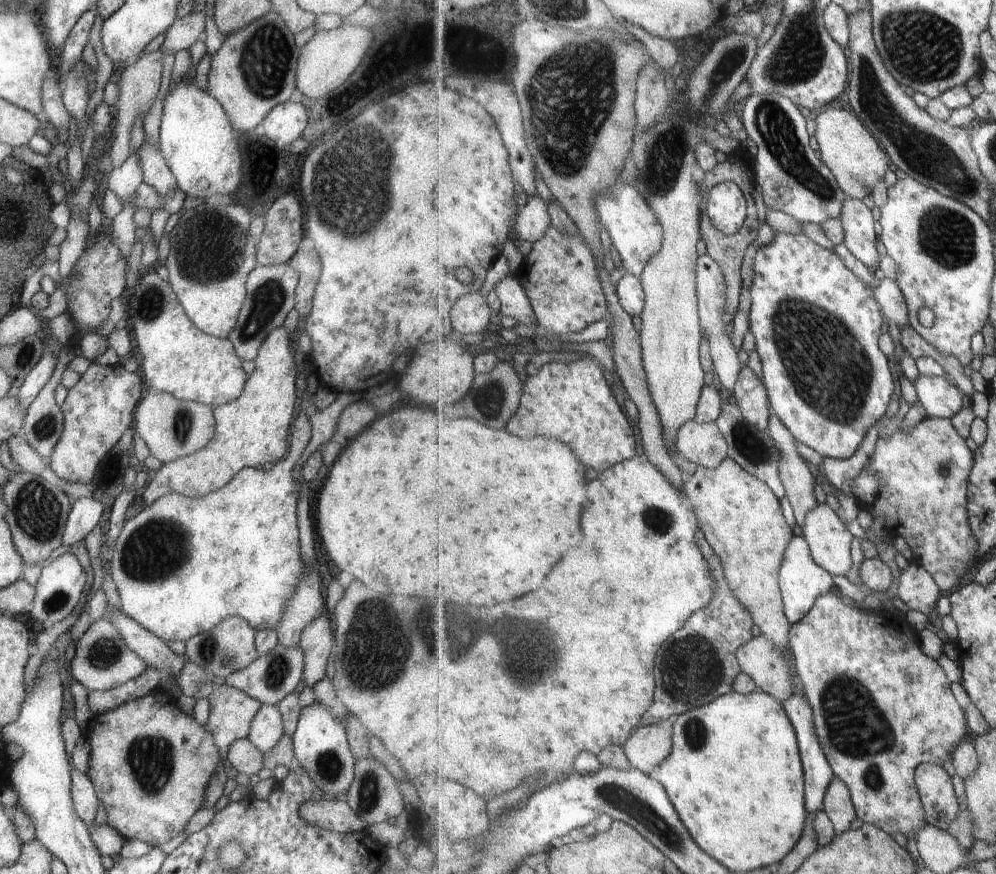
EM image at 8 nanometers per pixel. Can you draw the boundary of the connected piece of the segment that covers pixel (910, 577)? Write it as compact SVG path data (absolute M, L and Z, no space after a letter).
M911 562L910 567L906 571L902 571L901 578L897 580L898 586L898 597L907 603L910 609L922 612L926 616L931 614L931 610L936 606L937 600L941 597L942 588L935 582L934 576L918 562Z

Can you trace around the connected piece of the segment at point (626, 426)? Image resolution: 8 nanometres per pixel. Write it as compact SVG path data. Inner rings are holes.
M559 352L551 359L545 360L536 375L529 375L524 383L524 395L517 414L509 421L509 432L521 438L537 436L537 434L555 434L575 454L587 468L599 472L607 470L620 462L625 462L637 456L637 440L629 418L619 408L610 384L605 380L605 372L593 362L591 356L579 357L575 352Z

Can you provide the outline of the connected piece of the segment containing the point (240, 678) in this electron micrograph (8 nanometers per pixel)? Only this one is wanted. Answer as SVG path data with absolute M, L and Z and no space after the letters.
M277 643L268 653L258 656L246 667L229 674L225 683L242 690L263 705L276 705L297 686L297 682L302 678L303 665L302 650L299 646L286 647Z

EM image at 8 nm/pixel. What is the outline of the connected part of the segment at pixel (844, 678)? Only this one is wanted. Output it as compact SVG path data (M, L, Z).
M831 590L817 599L813 610L801 622L792 625L790 634L790 646L796 658L798 676L804 682L806 697L814 710L814 723L818 737L830 760L832 769L837 778L843 779L849 788L854 802L858 818L863 823L871 823L881 827L887 834L913 835L918 838L920 830L928 824L925 816L923 800L916 786L916 770L919 765L931 763L941 764L943 760L953 754L956 746L967 739L967 725L965 710L959 706L952 691L952 682L937 660L926 655L920 645L920 635L909 623L895 614L889 614L883 610L864 610L849 606L847 600L840 598L837 590Z

